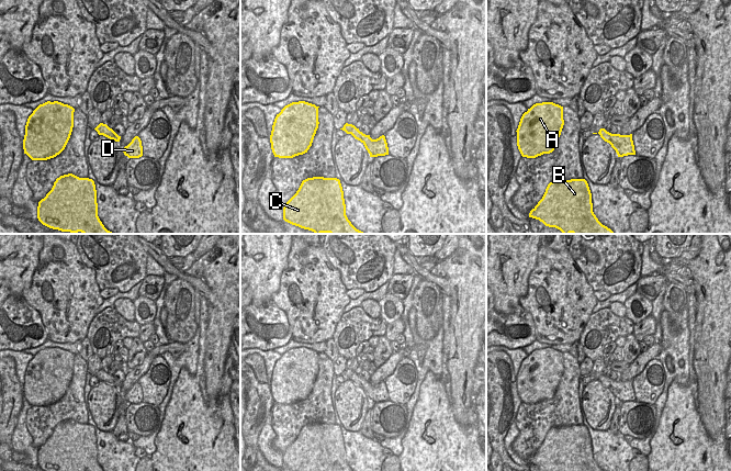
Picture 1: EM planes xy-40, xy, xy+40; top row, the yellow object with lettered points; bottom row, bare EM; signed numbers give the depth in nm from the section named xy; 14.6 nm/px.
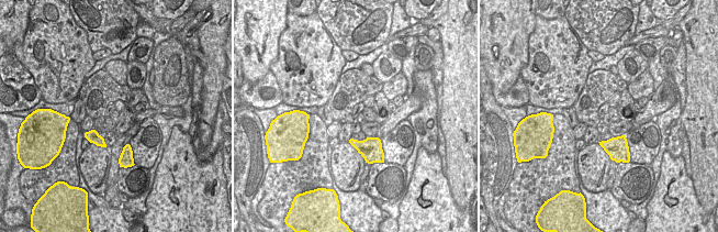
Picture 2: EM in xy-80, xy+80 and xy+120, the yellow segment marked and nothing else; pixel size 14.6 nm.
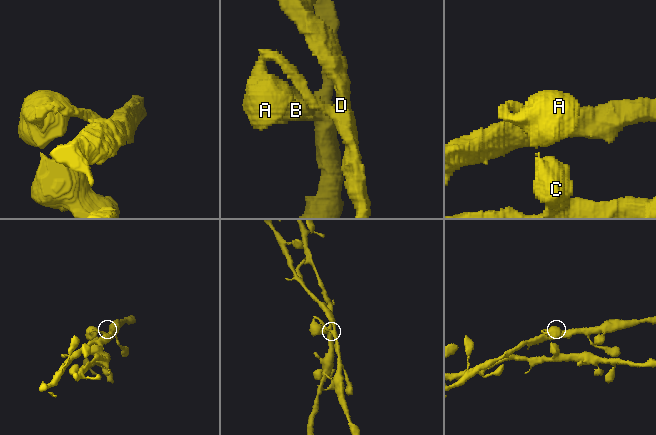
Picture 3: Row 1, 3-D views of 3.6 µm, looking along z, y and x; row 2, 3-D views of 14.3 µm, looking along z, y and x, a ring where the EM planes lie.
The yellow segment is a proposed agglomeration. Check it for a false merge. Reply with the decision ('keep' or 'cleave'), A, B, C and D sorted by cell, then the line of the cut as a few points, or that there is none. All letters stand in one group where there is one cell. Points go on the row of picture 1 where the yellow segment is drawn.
keep; groups A B C D; cut none

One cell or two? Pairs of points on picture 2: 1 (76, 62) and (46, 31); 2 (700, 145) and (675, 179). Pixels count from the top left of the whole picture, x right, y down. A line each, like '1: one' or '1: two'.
1: one
2: two

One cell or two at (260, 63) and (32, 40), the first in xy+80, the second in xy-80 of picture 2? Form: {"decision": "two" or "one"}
{"decision": "two"}

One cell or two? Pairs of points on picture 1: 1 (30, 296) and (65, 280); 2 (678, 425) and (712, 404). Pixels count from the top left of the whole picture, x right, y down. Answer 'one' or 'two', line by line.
1: one
2: two

